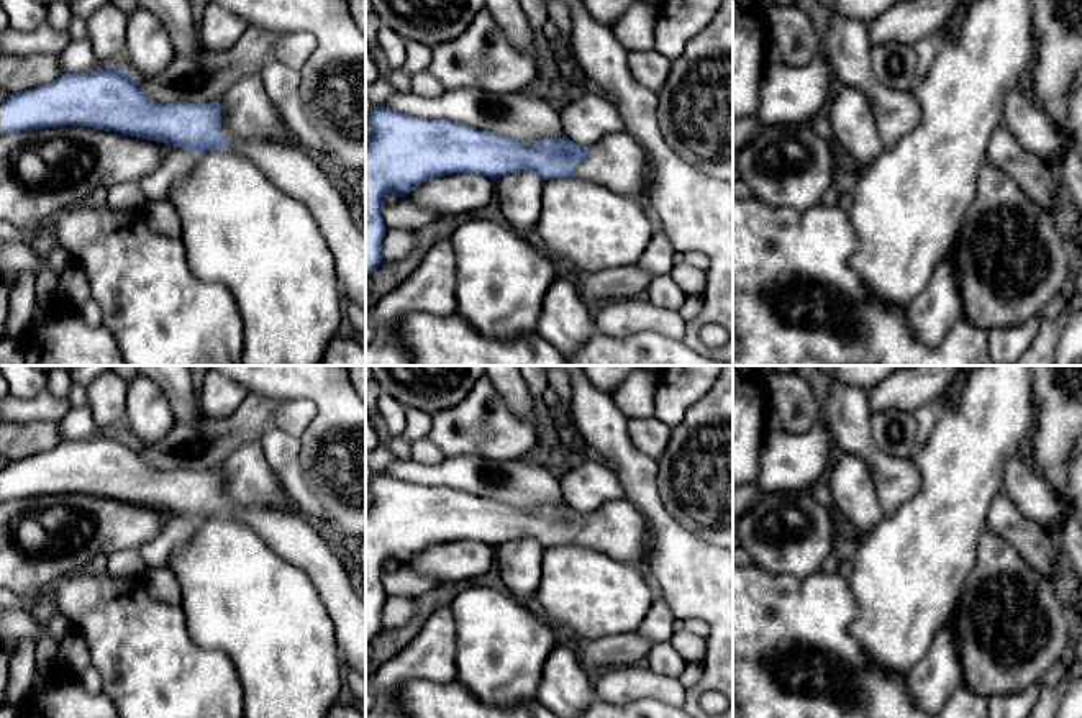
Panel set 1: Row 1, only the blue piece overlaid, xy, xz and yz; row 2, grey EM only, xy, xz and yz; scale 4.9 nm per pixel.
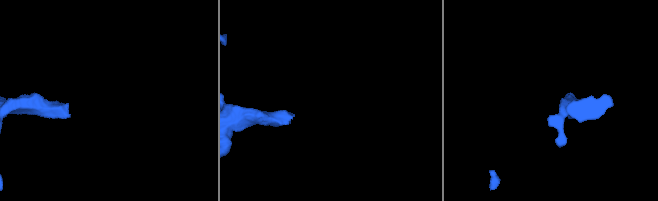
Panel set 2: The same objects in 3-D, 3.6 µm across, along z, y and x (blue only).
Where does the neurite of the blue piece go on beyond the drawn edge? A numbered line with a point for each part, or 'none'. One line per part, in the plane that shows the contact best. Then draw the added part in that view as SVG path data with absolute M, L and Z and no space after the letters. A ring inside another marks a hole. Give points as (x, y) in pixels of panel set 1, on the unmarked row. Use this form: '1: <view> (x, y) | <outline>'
1: xy (246, 479) | M261 439L243 443L230 457L225 459L221 469L221 502L228 505L228 513L233 507L272 507L280 511L287 511L302 516L284 493L275 474L270 470Z

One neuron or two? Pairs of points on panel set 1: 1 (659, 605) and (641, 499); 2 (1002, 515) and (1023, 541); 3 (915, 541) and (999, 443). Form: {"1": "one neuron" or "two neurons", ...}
{"1": "two neurons", "2": "one neuron", "3": "one neuron"}

